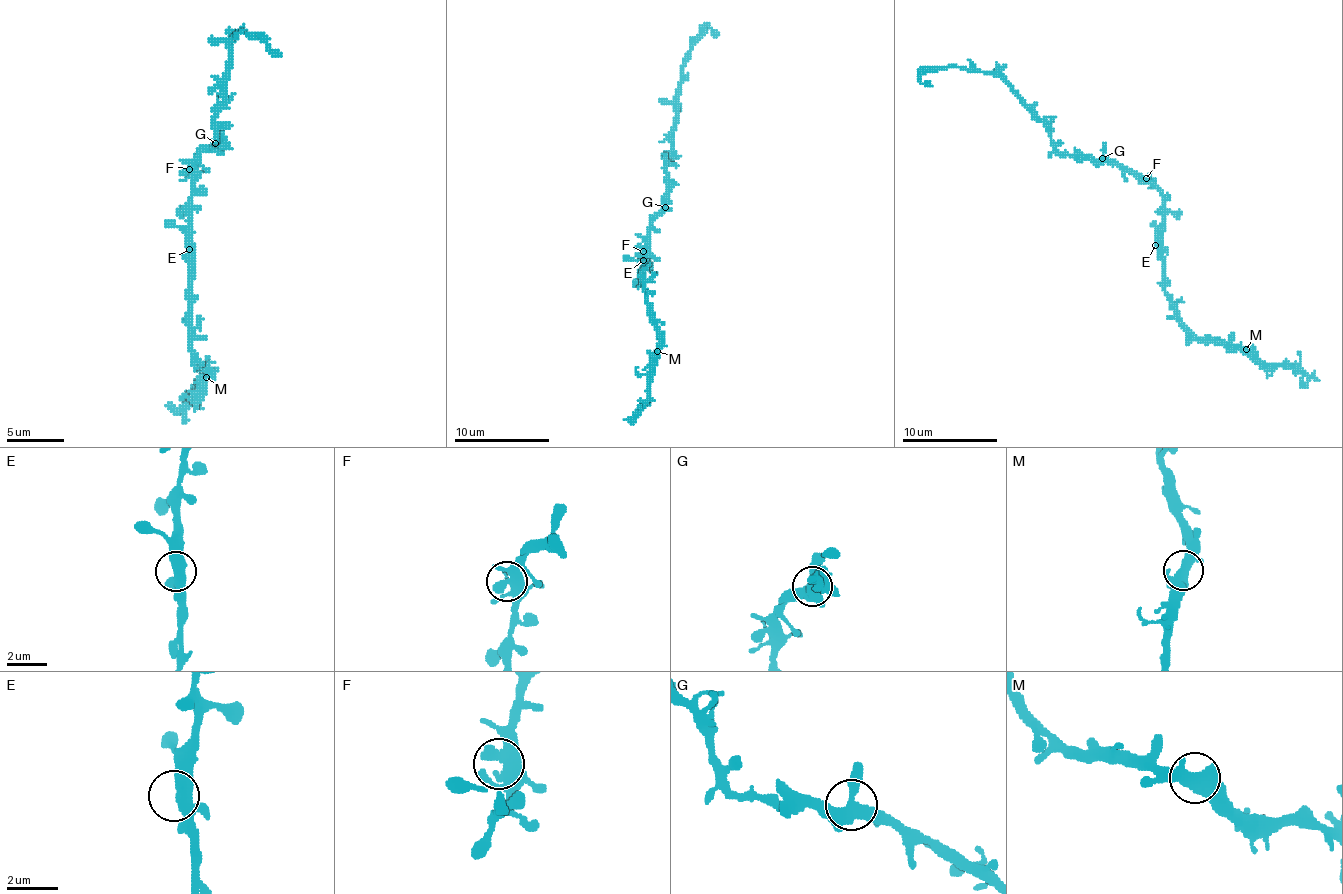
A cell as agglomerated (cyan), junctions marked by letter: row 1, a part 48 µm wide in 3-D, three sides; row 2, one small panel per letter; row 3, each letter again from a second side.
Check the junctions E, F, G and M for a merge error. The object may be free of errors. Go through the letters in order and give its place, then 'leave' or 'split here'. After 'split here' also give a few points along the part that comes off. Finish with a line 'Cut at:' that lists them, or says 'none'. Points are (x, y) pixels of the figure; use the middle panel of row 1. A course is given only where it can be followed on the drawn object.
E: at (643, 260); leave
F: at (643, 251); leave
G: at (665, 207); leave
M: at (657, 351); leave
Cut at: none

